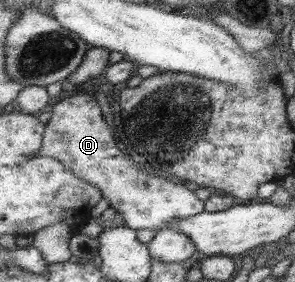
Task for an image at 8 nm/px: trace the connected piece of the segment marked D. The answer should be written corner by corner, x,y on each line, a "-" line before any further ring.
72,93
52,107
45,123
37,155
56,160
73,176
90,183
122,219
129,229
162,229
178,219
185,219
204,211
204,202
175,179
162,179
158,174
141,171
129,155
123,155
113,140
112,127
103,120
93,95

